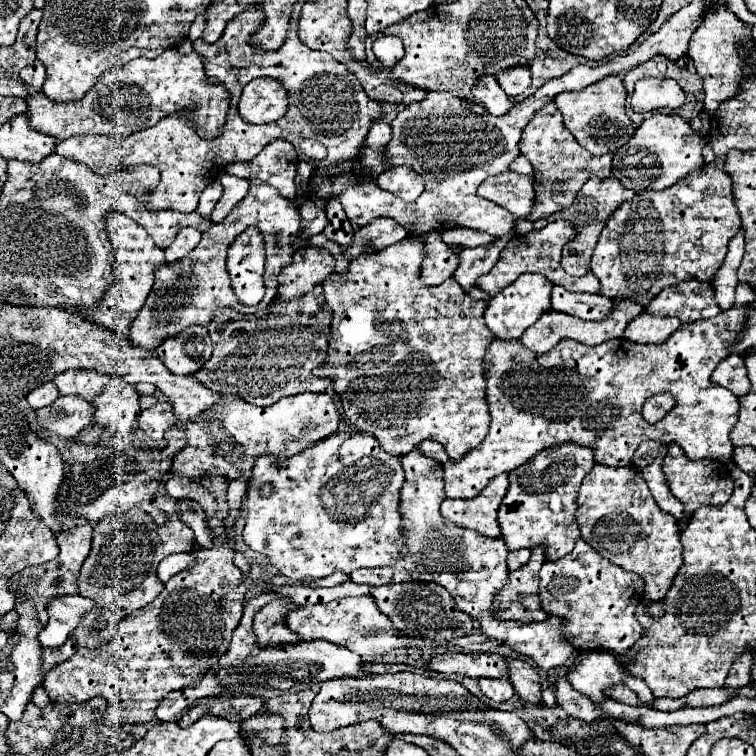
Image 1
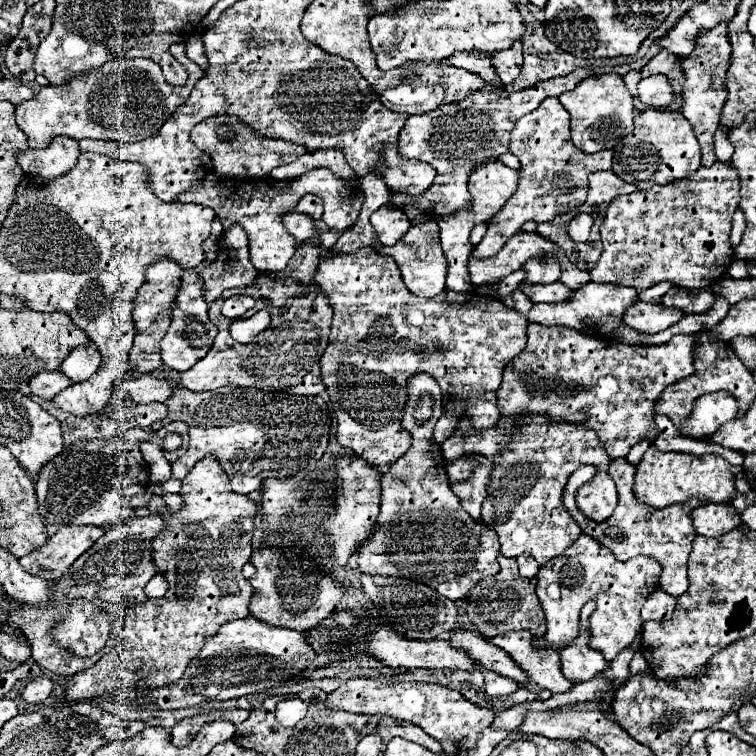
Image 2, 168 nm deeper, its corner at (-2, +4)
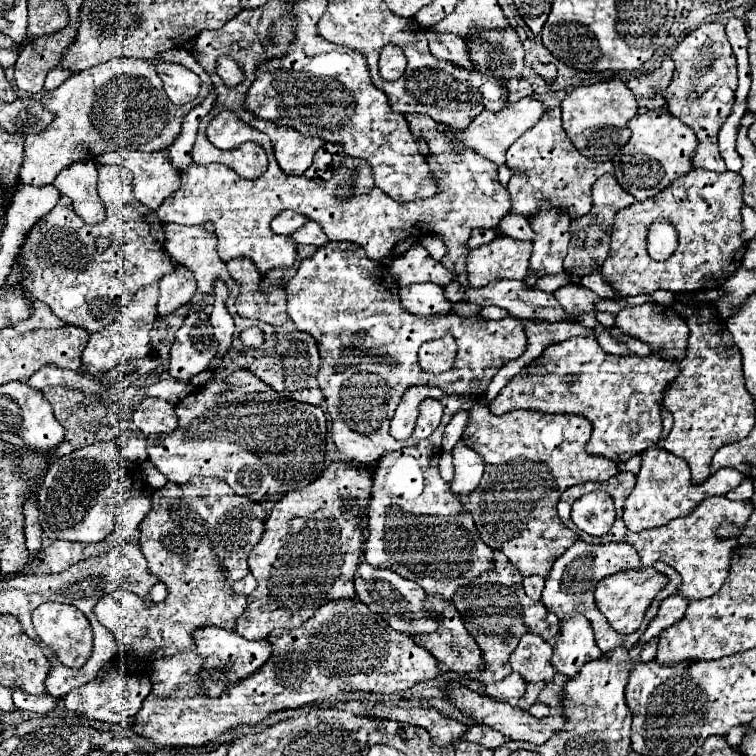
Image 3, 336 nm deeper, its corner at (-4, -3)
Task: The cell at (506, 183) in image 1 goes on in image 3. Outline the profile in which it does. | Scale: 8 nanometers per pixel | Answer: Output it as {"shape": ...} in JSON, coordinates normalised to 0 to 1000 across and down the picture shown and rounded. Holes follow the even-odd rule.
{"shape":[[[542,151],[534,153],[540,161],[542,175],[548,183],[561,183],[566,188],[566,222],[579,243],[579,257],[563,265],[550,267],[524,267],[516,259],[505,257],[497,243],[495,233],[489,230],[489,220],[484,212],[474,212],[466,206],[455,206],[452,217],[458,225],[474,225],[468,262],[452,267],[442,259],[442,251],[450,238],[458,235],[439,235],[437,241],[418,243],[399,233],[381,233],[368,222],[362,212],[362,198],[357,183],[349,175],[341,175],[341,185],[354,201],[354,225],[349,233],[339,238],[323,238],[310,225],[294,217],[262,220],[254,217],[241,225],[241,249],[225,257],[214,267],[214,275],[204,278],[214,294],[233,294],[246,299],[265,299],[272,294],[283,296],[283,307],[288,312],[288,336],[294,344],[325,339],[341,349],[344,360],[354,360],[360,354],[384,354],[392,347],[392,323],[384,312],[365,312],[357,304],[360,288],[373,278],[389,278],[415,294],[429,304],[437,317],[463,317],[476,323],[489,344],[505,347],[519,336],[519,328],[534,317],[537,312],[558,315],[566,310],[579,310],[590,325],[593,336],[587,339],[585,349],[595,357],[608,357],[608,365],[601,365],[614,381],[619,378],[616,370],[616,320],[627,302],[656,302],[659,294],[675,280],[675,257],[659,241],[659,220],[651,212],[630,204],[624,196],[601,193],[593,180],[587,180],[569,153]]]}

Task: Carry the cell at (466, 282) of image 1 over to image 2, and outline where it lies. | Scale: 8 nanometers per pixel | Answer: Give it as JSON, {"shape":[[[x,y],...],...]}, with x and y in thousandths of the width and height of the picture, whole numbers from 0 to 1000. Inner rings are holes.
{"shape":[[[725,128],[712,144],[688,155],[677,173],[675,202],[688,210],[688,245],[675,266],[646,292],[646,306],[640,316],[624,329],[622,340],[646,343],[661,335],[672,313],[685,308],[696,292],[728,292],[735,284],[759,279],[775,266],[778,231],[786,226],[810,224],[810,197],[778,205],[754,184],[754,152],[743,142],[738,128]]]}

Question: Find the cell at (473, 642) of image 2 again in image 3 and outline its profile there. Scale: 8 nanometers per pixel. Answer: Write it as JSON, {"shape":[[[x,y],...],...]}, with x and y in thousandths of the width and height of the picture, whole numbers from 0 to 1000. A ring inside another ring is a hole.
{"shape":[[[563,788],[563,815],[574,815],[574,810],[579,810],[579,815],[585,815],[585,831],[579,831],[579,836],[574,836],[571,841],[545,841],[545,847],[553,854],[571,862],[571,868],[598,889],[614,889],[614,892],[632,889],[632,884],[638,881],[635,857],[627,849],[627,844],[616,836],[616,831],[611,825],[611,815],[601,804],[601,799],[595,794],[579,794],[579,788]]]}

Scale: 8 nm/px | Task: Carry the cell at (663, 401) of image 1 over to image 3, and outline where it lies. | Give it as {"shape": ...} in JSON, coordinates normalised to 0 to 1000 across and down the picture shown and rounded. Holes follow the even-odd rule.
{"shape":[[[918,389],[894,392],[892,399],[915,405],[918,418],[907,421],[913,431],[910,468],[899,479],[899,495],[878,521],[878,540],[889,545],[892,563],[870,590],[910,611],[915,640],[929,640],[939,630],[939,608],[944,598],[966,585],[989,577],[997,561],[997,532],[984,513],[981,474],[963,442],[955,418],[944,410],[942,399],[923,399]]]}

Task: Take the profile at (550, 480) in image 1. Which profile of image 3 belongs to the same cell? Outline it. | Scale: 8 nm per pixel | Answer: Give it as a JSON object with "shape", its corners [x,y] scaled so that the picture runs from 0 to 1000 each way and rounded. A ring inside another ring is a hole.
{"shape":[[[635,534],[622,542],[622,558],[611,574],[611,582],[619,593],[640,603],[638,608],[643,614],[643,624],[632,646],[622,656],[608,659],[608,664],[616,677],[624,680],[638,717],[643,717],[643,722],[648,725],[664,728],[690,762],[709,759],[722,765],[738,735],[743,735],[765,714],[762,704],[749,698],[749,693],[743,693],[743,688],[738,685],[735,667],[743,651],[770,638],[802,638],[817,624],[812,611],[772,598],[780,574],[780,556],[765,548],[717,548],[706,542],[677,542],[675,548],[653,550],[643,537]]]}

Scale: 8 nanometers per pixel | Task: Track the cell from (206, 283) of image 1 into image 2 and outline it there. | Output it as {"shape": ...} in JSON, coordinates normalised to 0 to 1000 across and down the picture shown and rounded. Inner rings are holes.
{"shape":[[[317,298],[302,300],[286,316],[286,324],[288,324],[286,343],[283,345],[270,343],[265,358],[265,366],[270,372],[272,401],[288,396],[296,382],[333,380],[344,366],[344,358],[339,358],[328,343],[325,308]]]}

